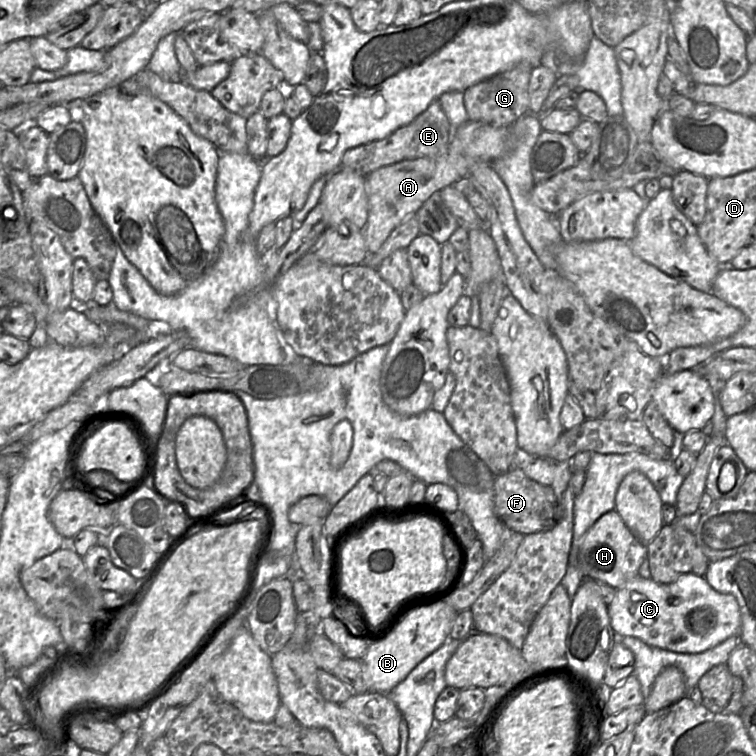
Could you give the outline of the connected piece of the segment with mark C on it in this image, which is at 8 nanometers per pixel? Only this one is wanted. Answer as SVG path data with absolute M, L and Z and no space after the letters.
M691 573L671 584L659 584L637 575L617 589L607 608L616 636L636 637L649 646L677 653L701 653L729 637L740 637L741 612L736 598L719 593L704 576Z

